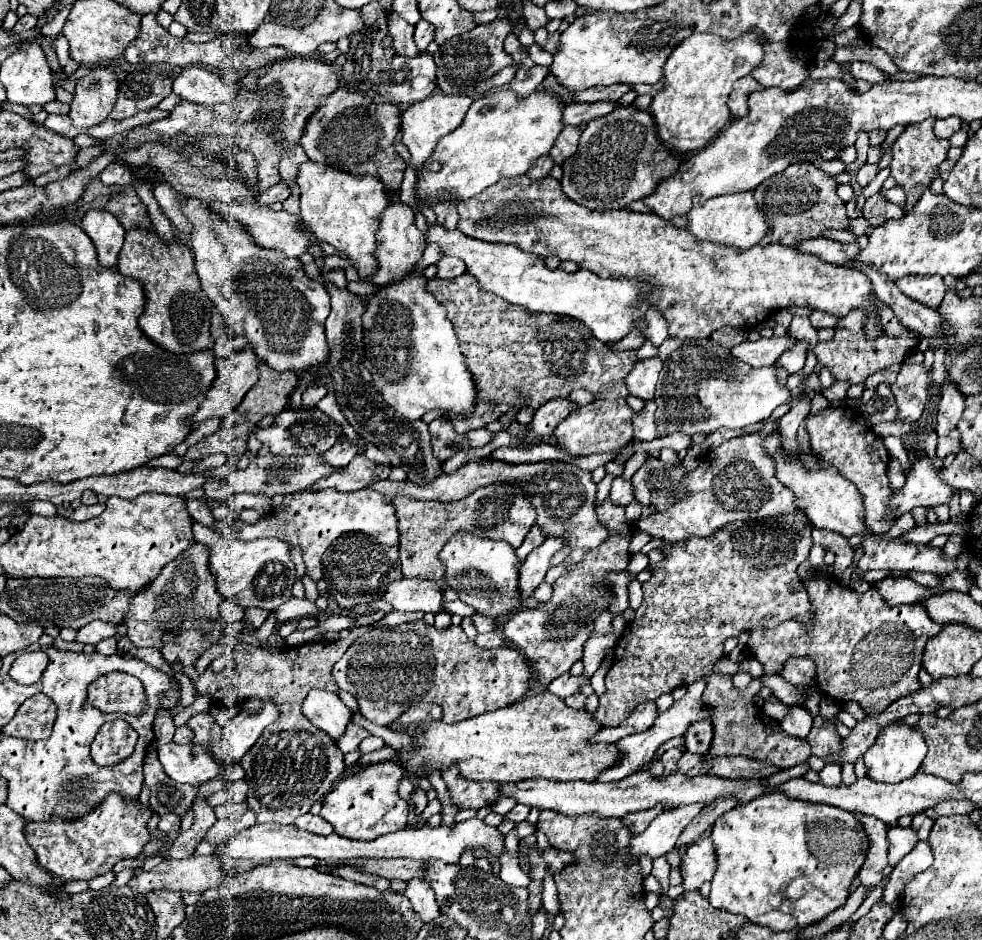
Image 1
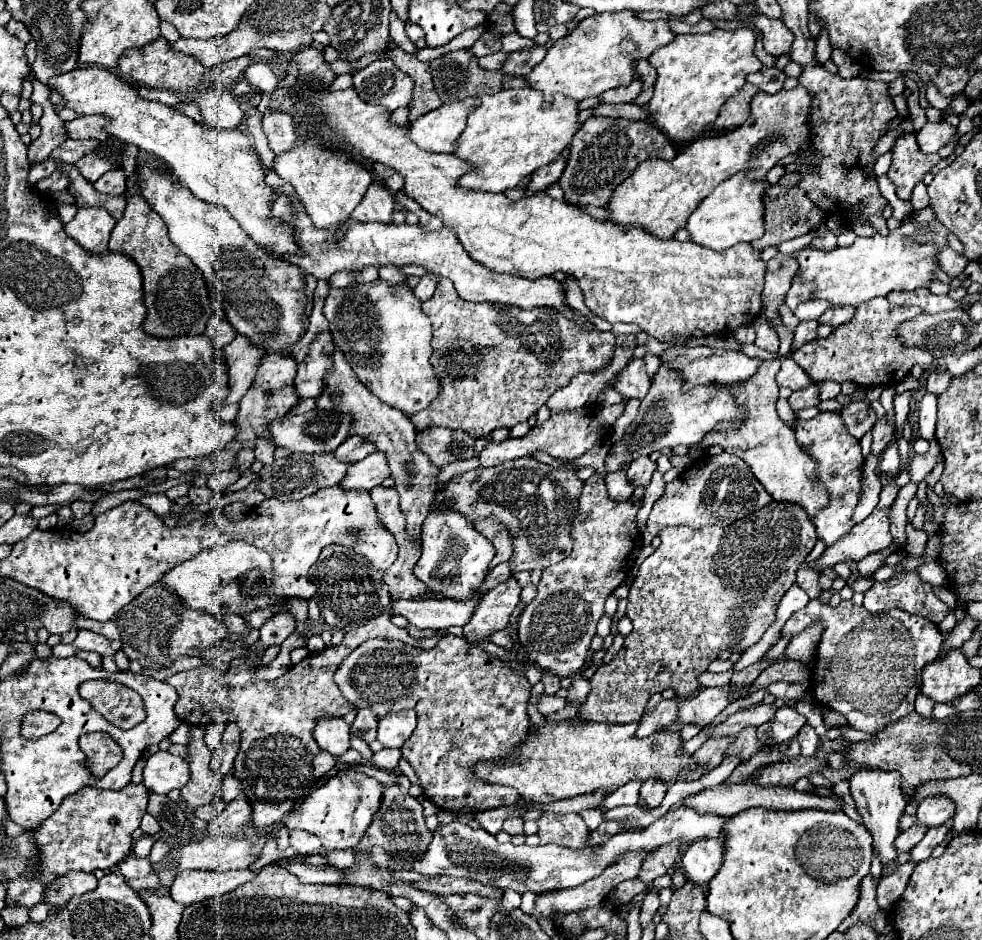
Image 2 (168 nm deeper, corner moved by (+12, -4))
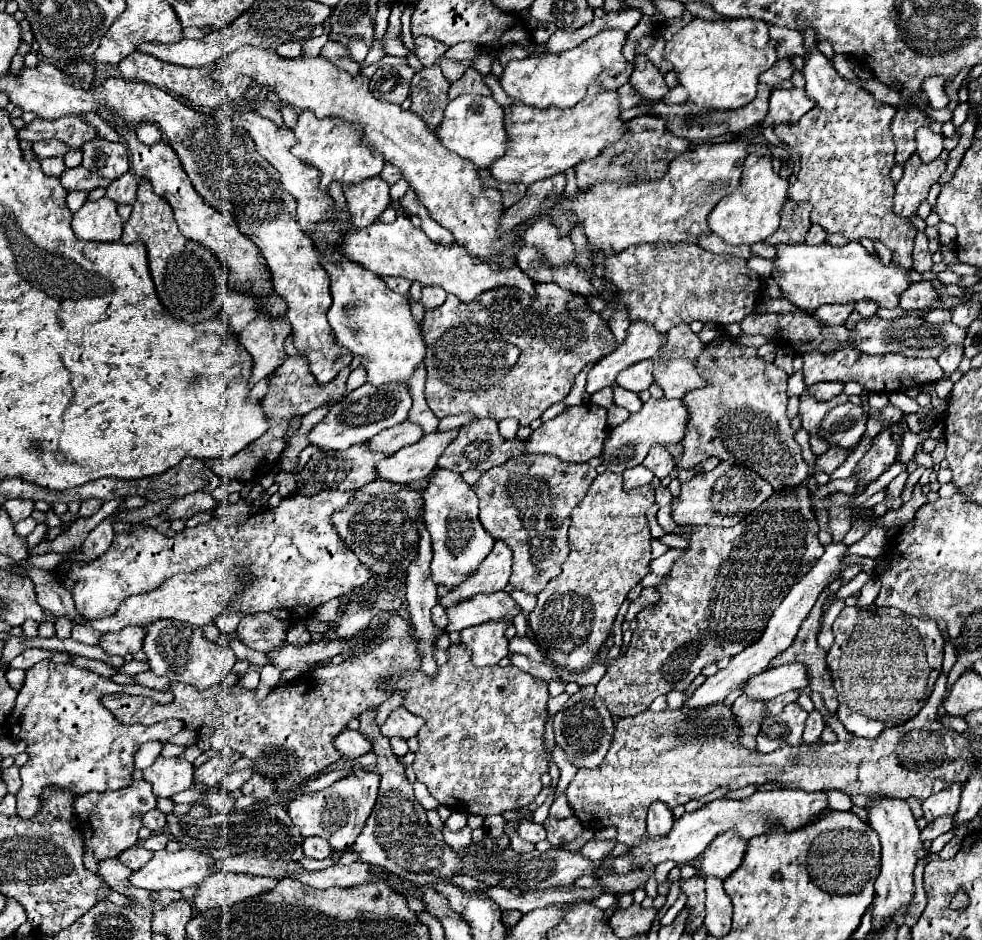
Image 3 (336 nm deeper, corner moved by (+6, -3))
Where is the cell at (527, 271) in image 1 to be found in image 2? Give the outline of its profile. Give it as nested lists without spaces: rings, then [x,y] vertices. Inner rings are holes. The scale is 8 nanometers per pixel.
[[[280,196],[274,202],[272,218],[284,218],[284,222],[292,222],[292,230],[296,230],[296,244],[300,246],[302,254],[288,254],[288,260],[296,266],[300,266],[306,274],[314,274],[316,278],[328,280],[338,270],[362,270],[366,266],[406,266],[406,264],[418,264],[426,270],[446,276],[454,282],[454,288],[458,290],[460,298],[472,300],[472,302],[492,302],[492,304],[510,304],[524,310],[532,308],[556,308],[560,310],[568,320],[576,322],[580,328],[594,328],[594,324],[582,316],[578,310],[570,308],[564,298],[564,286],[562,282],[544,276],[536,280],[512,276],[512,274],[496,274],[488,270],[486,266],[480,266],[480,262],[472,262],[470,254],[460,246],[460,240],[454,236],[452,228],[442,228],[436,232],[424,232],[422,226],[408,226],[408,224],[360,224],[354,220],[348,220],[348,232],[340,234],[334,240],[334,230],[318,230],[310,216],[306,212],[296,212],[290,196]]]

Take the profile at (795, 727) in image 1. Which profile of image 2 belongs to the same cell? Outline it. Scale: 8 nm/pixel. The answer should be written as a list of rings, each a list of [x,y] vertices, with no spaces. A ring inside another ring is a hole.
[[[778,708],[774,718],[764,722],[764,726],[758,728],[758,738],[764,740],[768,746],[780,744],[784,740],[792,740],[798,730],[806,724],[806,718],[800,716],[794,708]]]

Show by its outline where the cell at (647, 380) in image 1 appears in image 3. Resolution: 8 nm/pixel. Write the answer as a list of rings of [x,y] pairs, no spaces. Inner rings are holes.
[[[640,361],[630,365],[628,369],[624,369],[622,373],[618,373],[616,383],[628,391],[640,393],[644,389],[648,389],[652,385],[652,361]]]

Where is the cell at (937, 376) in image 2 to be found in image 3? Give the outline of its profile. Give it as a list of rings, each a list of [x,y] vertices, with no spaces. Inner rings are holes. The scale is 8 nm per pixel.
[[[948,345],[938,357],[938,365],[946,371],[946,375],[952,375],[958,369],[960,361],[962,361],[962,345]]]

